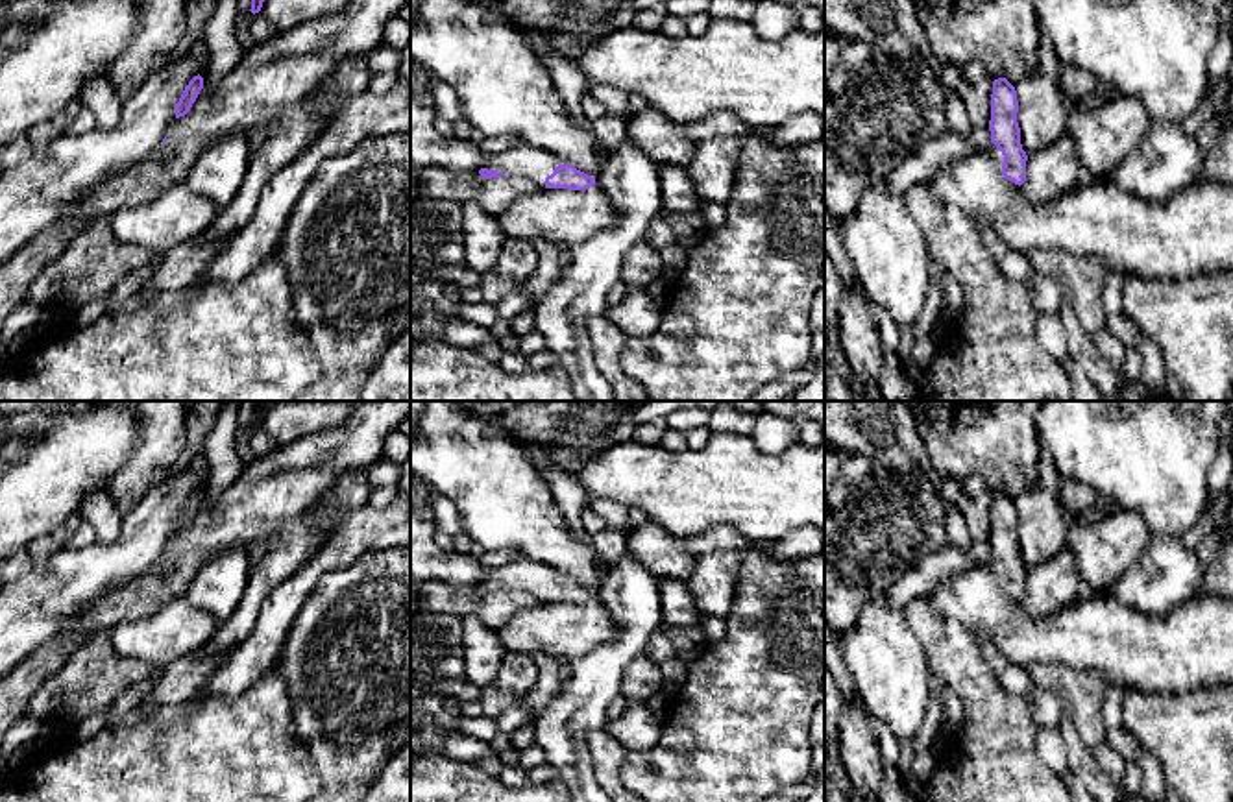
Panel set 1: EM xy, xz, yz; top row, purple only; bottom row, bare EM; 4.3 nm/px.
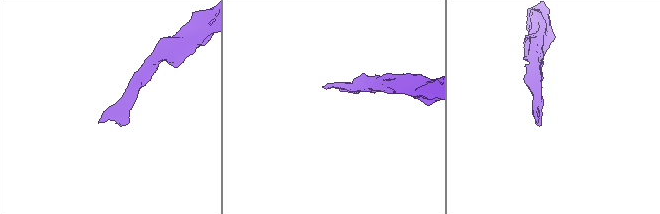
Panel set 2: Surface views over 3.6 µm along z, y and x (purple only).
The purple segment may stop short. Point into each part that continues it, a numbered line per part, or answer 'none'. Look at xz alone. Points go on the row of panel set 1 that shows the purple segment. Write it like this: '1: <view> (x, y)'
1: xz (522, 159)

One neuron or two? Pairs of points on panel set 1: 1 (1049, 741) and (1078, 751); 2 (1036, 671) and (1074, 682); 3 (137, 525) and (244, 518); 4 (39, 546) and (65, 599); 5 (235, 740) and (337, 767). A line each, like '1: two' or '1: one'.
1: two
2: one
3: two
4: two
5: two

